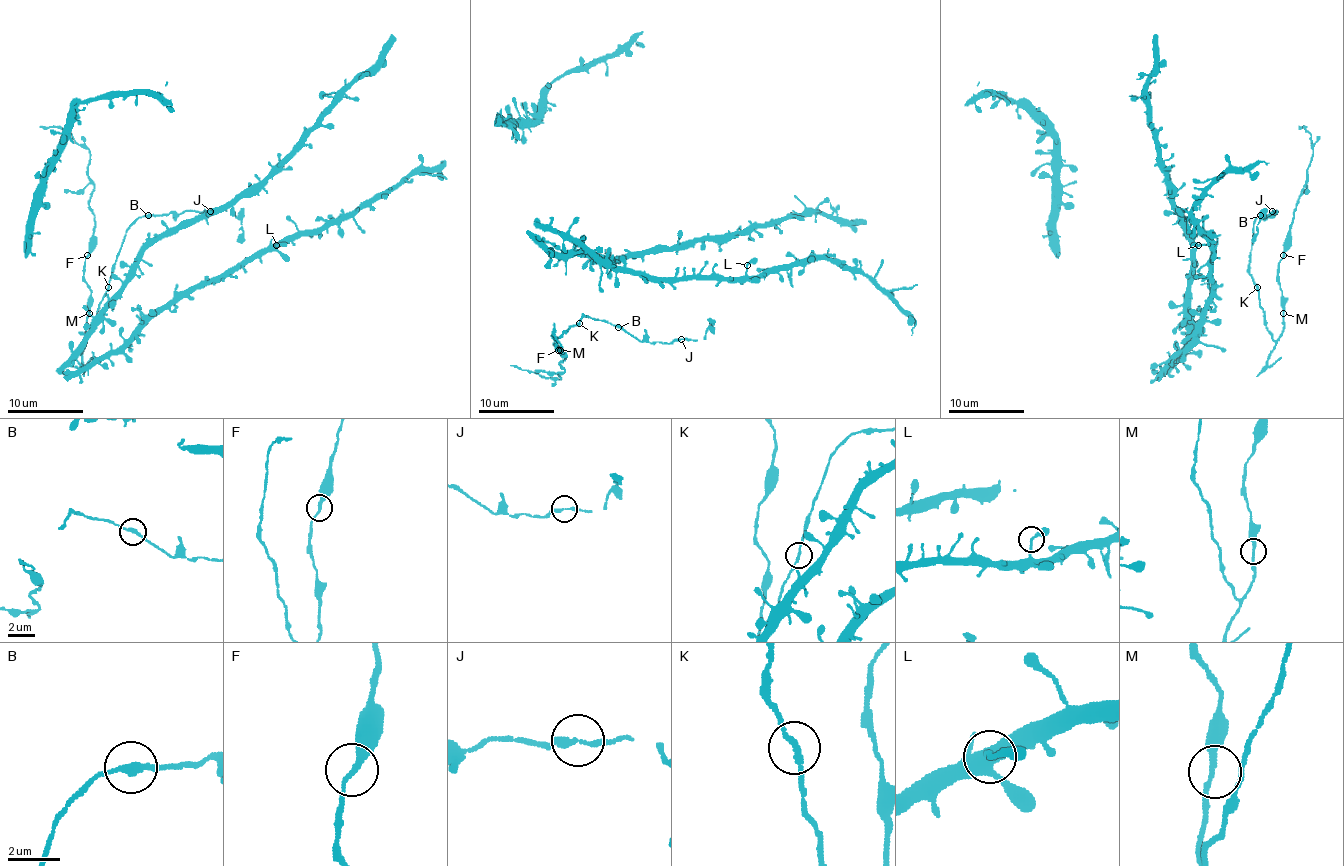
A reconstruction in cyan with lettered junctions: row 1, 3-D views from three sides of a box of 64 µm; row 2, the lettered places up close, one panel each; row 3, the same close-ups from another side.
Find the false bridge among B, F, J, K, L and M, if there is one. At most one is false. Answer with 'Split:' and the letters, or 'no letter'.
Split: no letter

